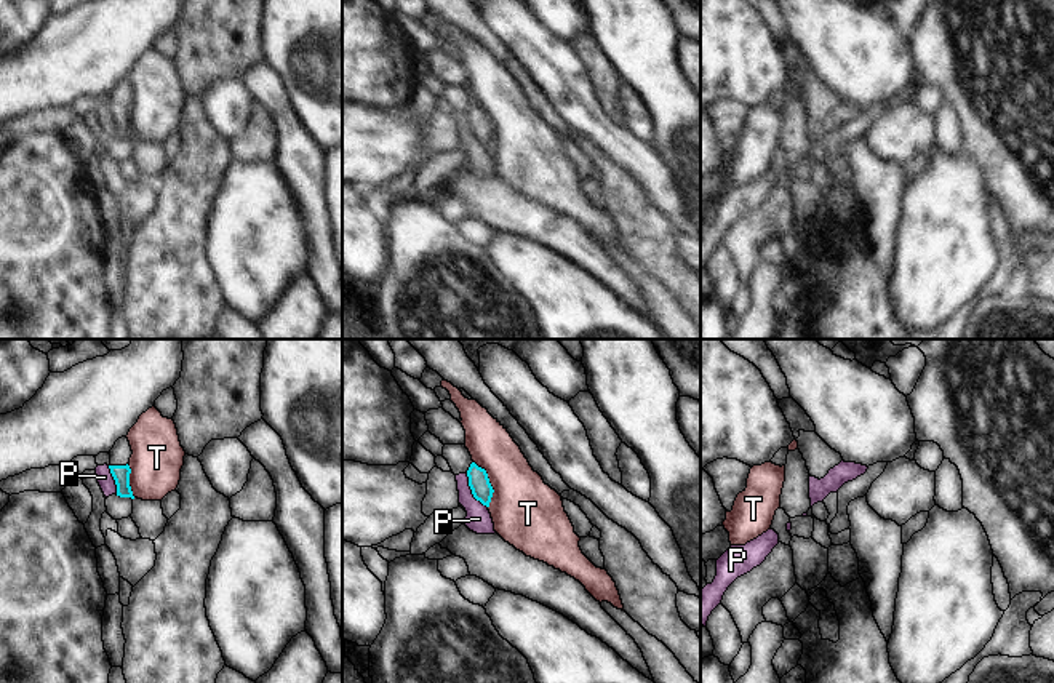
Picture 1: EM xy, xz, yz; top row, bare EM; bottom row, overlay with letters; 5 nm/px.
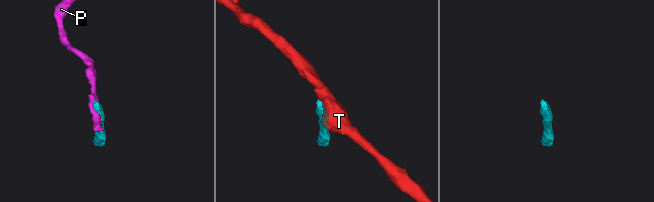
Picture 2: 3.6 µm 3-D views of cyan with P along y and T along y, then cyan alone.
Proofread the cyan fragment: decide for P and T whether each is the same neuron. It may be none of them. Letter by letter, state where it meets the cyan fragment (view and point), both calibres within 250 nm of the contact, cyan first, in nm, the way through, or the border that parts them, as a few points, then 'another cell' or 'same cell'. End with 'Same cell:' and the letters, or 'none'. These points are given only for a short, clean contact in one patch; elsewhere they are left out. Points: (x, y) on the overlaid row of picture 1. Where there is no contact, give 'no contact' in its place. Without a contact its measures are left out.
P: meets cyan in xz at (472, 491); 110 nm thick on the cyan side, 130 nm on the other; border along xz (466, 474), (471, 493), (487, 507); another cell
T: meets cyan in xz at (490, 483); 110 nm thick on the cyan side, 360 nm on the other; border along xz (474, 461), (485, 471), (493, 490), (488, 507); another cell
Same cell: none

